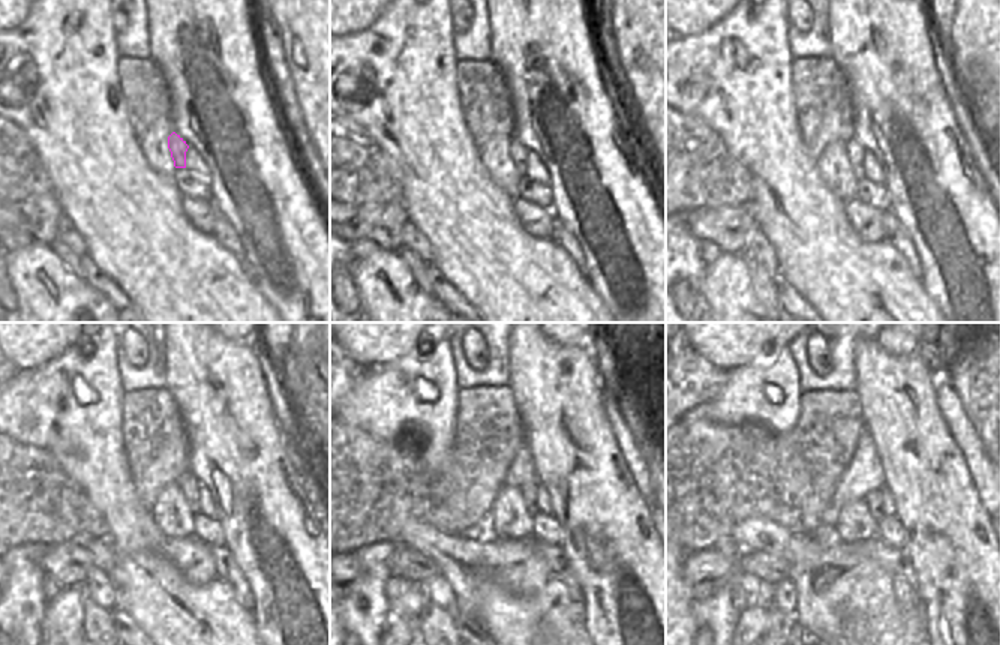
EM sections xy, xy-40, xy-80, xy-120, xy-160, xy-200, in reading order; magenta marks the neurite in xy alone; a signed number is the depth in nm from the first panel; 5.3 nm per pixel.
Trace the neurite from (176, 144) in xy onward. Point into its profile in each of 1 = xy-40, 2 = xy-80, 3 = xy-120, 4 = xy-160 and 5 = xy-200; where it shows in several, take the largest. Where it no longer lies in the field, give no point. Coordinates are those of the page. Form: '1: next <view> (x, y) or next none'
1: next xy-40 (517, 152)
2: next xy-80 (855, 150)
3: next xy-120 (188, 483)
4: next xy-160 (528, 491)
5: next xy-200 (874, 498)

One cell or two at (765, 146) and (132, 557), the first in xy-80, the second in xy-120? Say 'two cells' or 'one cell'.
one cell

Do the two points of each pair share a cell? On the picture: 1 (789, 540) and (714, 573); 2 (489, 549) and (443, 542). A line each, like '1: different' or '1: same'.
1: different
2: same

